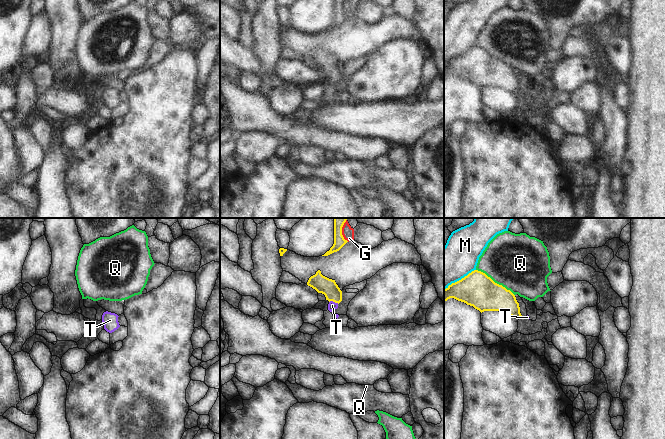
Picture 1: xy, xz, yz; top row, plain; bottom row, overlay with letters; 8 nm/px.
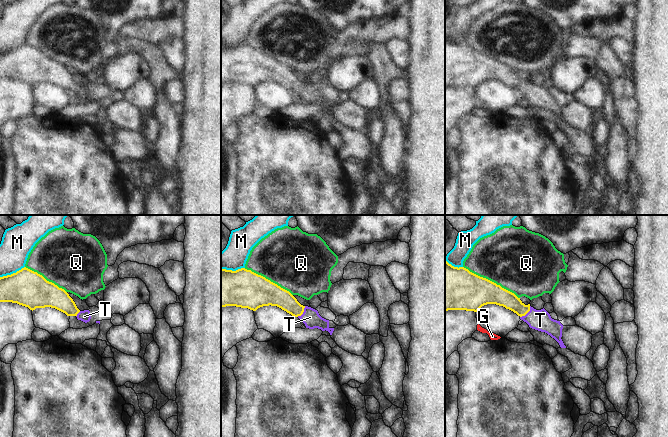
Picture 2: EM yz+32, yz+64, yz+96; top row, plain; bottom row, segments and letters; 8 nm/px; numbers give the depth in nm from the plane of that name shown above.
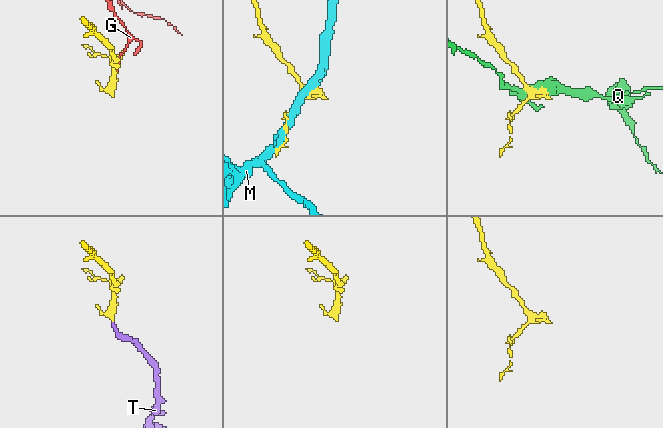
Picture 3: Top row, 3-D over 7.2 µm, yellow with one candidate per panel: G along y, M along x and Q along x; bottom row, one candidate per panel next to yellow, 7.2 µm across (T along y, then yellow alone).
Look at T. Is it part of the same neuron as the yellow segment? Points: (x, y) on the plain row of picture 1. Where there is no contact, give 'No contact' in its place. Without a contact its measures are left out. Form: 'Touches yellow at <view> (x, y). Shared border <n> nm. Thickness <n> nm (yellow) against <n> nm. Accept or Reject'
Touches yellow at xz (334, 77). Shared border 80 nm. Thickness 140 nm (yellow) against 70 nm. Accept

